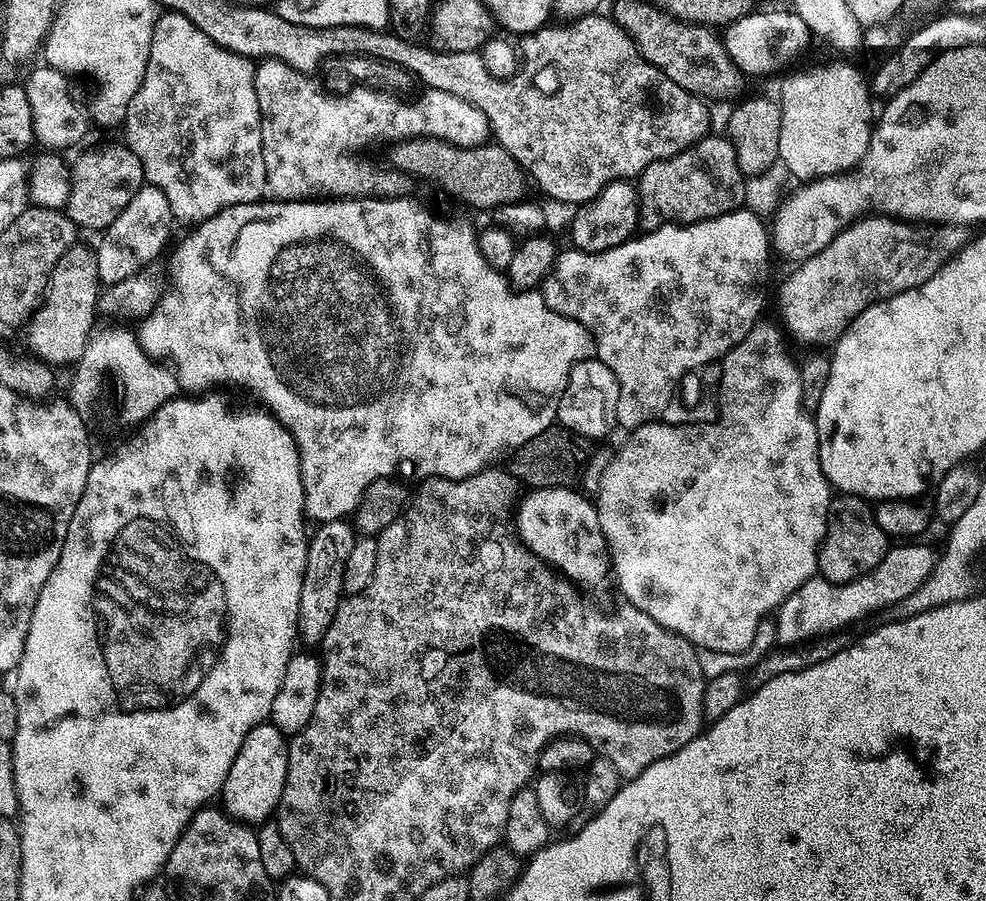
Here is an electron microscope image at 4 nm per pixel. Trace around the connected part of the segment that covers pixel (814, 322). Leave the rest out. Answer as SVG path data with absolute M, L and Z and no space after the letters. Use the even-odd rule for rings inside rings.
M868 214L851 221L821 252L797 263L793 267L796 269L781 282L779 319L787 335L804 344L812 344L808 346L831 345L863 308L880 300L889 300L894 294L914 290L922 286L922 282L934 278L941 266L950 262L970 243L968 232L970 228L967 224L919 224L879 214Z

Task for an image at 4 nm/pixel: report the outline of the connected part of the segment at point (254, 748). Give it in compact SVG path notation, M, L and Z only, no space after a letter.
M265 722L259 724L258 726L254 726L254 730L250 730L250 734L246 734L244 736L244 741L242 742L242 746L238 750L238 754L234 758L234 762L230 766L230 772L226 774L226 782L224 783L222 789L222 807L228 815L235 817L236 820L241 822L253 822L252 820L256 820L255 822L264 822L269 819L275 813L276 807L278 806L278 802L282 798L282 786L286 786L286 770L288 769L288 740L284 733L282 733L279 729L275 727L271 722Z

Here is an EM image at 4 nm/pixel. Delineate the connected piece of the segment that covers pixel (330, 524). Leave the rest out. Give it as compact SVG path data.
M347 519L323 521L317 527L314 536L309 539L306 570L302 578L302 598L298 602L298 636L301 641L306 640L317 645L323 641L330 622L334 622L334 614L345 595L342 570L346 558L350 558L350 550L354 550L357 539L357 533Z

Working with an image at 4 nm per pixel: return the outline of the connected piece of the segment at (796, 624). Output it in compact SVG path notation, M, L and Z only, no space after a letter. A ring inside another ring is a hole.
M902 542L889 547L875 570L846 584L834 584L821 576L807 580L780 604L774 614L776 638L784 648L796 648L829 637L852 622L858 622L882 609L888 610L909 597L926 580L936 565L937 553L920 544Z

